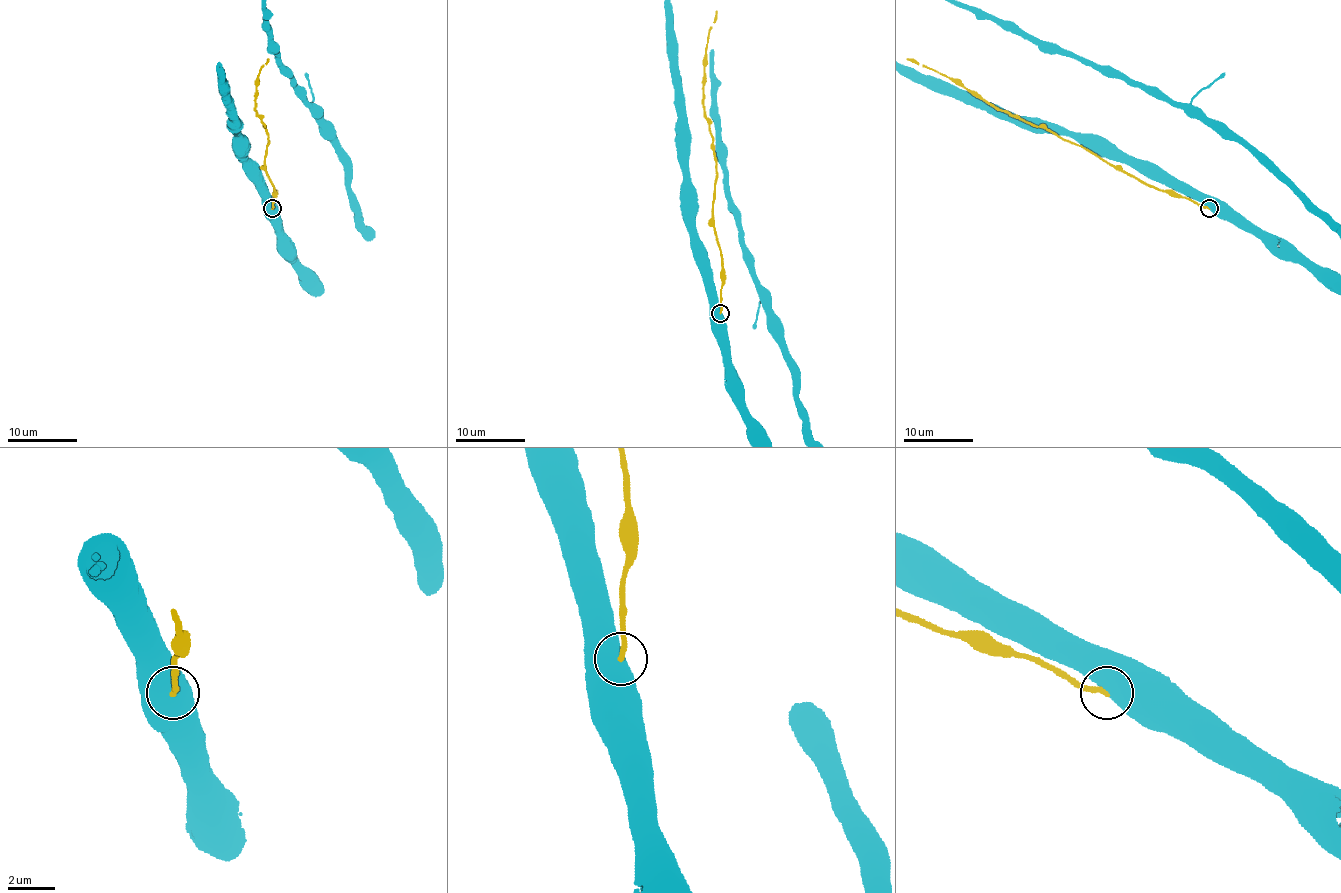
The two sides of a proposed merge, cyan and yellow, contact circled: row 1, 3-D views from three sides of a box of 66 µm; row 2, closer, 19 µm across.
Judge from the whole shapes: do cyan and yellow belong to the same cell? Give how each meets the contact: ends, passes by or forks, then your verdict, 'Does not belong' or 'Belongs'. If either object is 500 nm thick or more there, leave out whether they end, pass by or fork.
Does not belong

